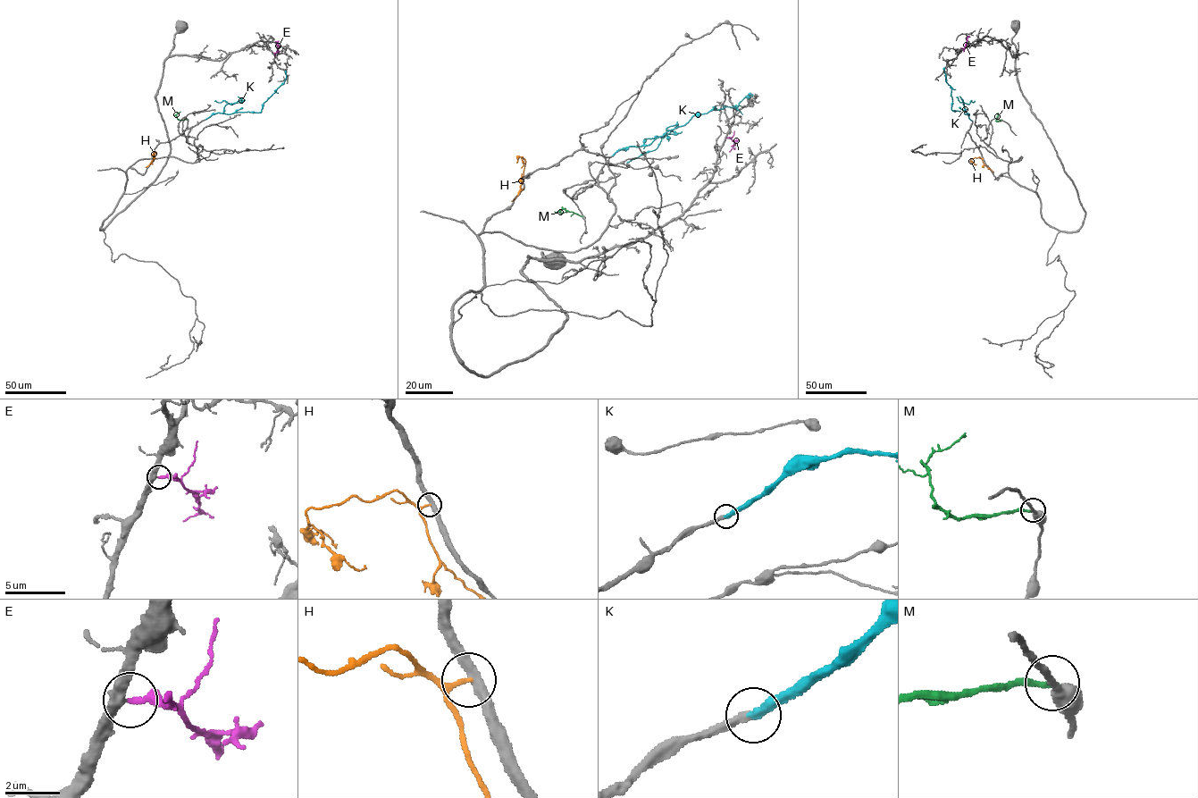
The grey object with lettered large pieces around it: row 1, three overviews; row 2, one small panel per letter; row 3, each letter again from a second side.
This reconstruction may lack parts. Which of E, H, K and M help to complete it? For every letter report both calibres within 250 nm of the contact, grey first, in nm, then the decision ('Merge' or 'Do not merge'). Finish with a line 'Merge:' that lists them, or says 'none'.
E: Thickness 380 nm (grey) against 240 nm. Merge
H: Thickness 380 nm (grey) against 140 nm. Do not merge
K: Thickness 300 nm (grey) against 360 nm. Merge
M: Thickness 440 nm (grey) against 200 nm. Do not merge
Merge: E, K

